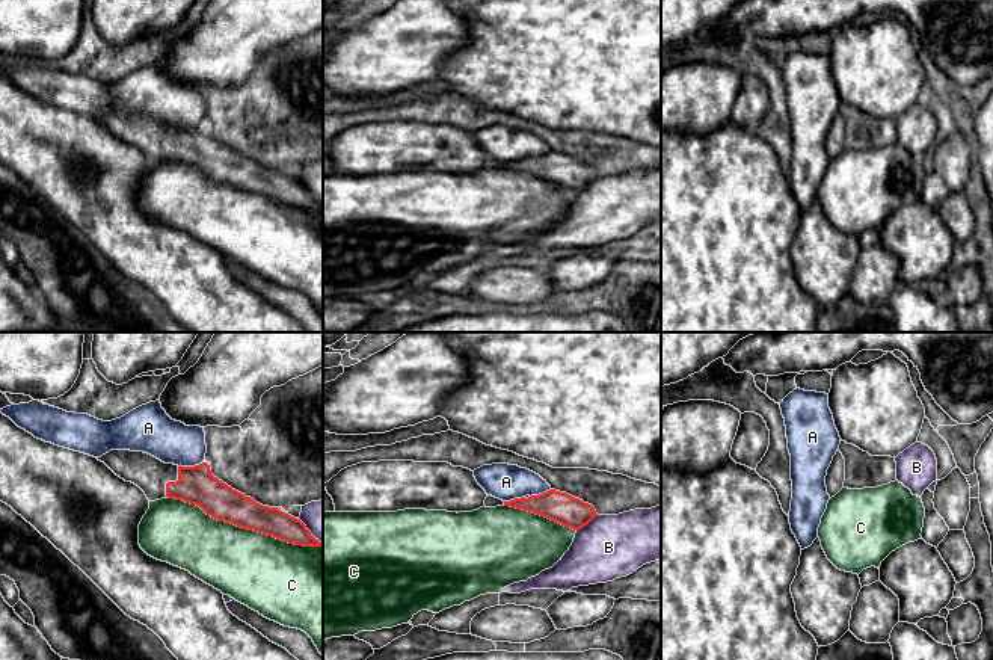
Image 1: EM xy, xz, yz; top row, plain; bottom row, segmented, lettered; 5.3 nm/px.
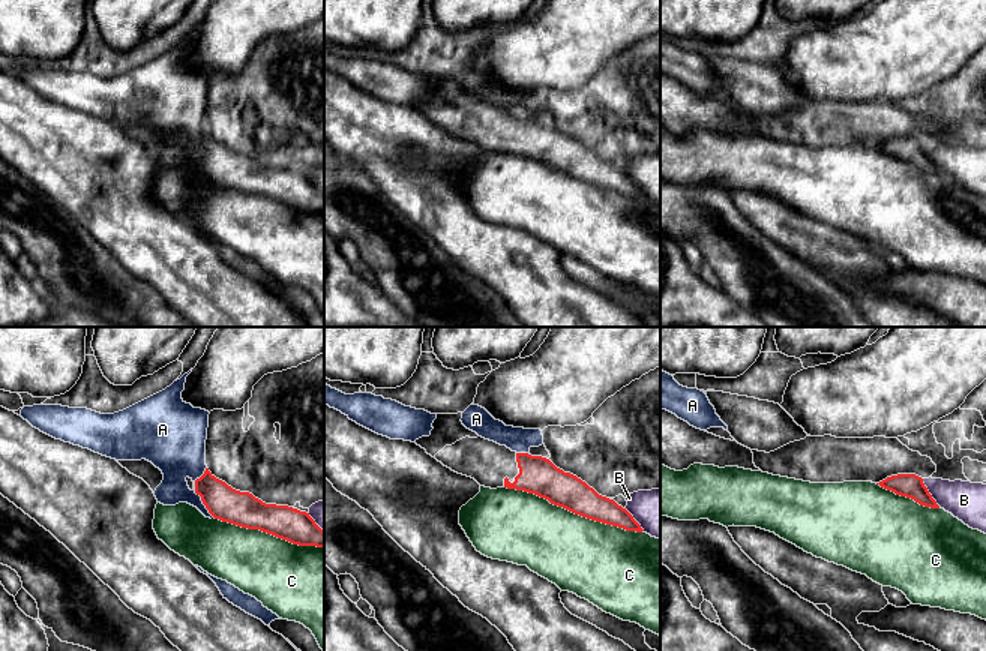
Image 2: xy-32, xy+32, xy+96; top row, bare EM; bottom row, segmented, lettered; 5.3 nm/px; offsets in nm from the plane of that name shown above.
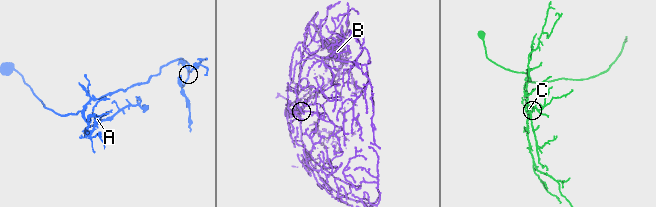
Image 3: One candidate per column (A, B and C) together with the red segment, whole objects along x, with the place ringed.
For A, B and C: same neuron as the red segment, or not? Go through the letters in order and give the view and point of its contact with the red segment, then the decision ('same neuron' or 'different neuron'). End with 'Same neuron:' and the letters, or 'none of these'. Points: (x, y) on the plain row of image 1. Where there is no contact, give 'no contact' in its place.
A: xy (190, 129) | different neuron
B: xz (587, 185) | different neuron
C: xy (245, 189) | different neuron
Same neuron: none of these

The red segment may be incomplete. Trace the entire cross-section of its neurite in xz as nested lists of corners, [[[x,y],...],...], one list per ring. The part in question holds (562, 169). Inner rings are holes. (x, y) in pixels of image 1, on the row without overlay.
[[[549,151],[539,157],[527,157],[510,163],[503,163],[492,157],[484,162],[486,169],[510,168],[522,172],[533,174],[555,183],[564,189],[580,192],[598,178],[595,169],[575,160],[566,154]]]

